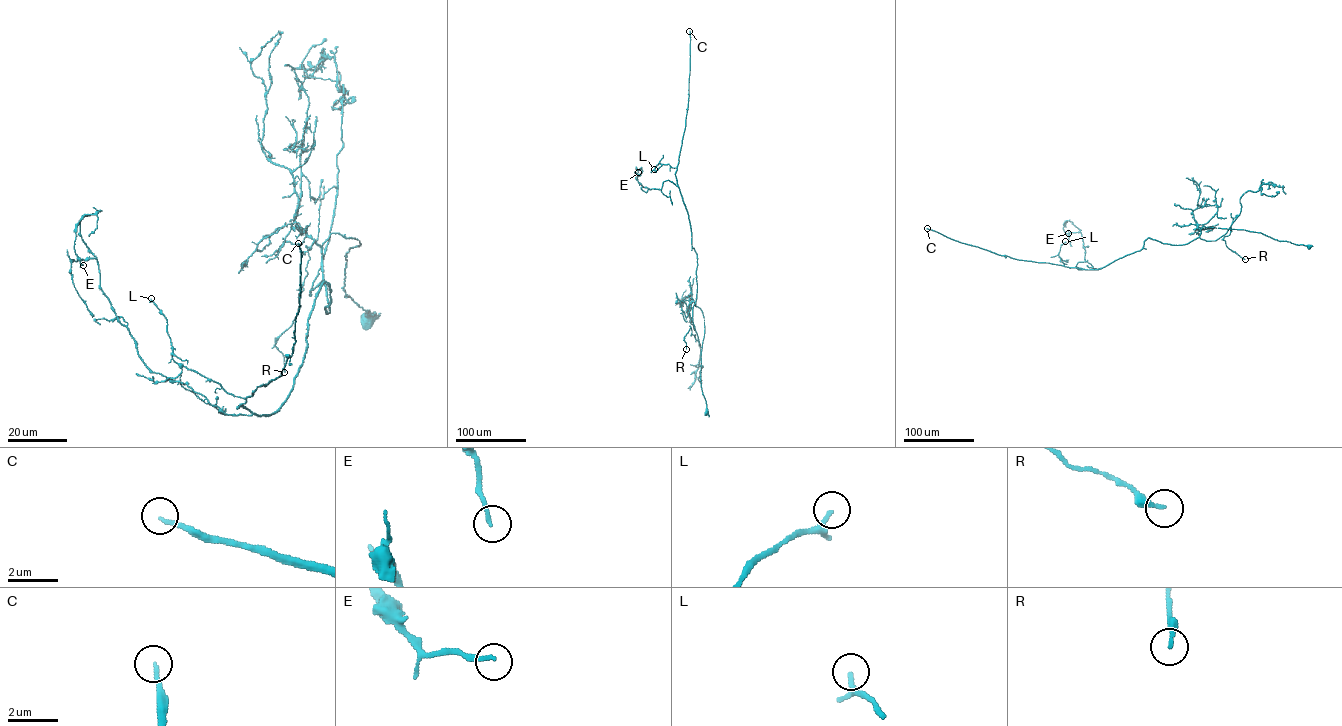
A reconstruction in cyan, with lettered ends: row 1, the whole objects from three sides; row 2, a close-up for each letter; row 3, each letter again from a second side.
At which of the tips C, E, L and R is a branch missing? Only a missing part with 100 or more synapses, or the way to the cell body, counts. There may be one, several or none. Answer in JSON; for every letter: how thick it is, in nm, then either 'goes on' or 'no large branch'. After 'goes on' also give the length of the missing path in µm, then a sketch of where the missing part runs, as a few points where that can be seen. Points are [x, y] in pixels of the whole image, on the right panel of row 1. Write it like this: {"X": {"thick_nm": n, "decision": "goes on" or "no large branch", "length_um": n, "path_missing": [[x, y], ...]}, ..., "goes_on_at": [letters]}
{"C": {"thick_nm": 170, "decision": "goes on", "length_um": 400}, "E": {"thick_nm": 160, "decision": "no large branch"}, "L": {"thick_nm": 150, "decision": "no large branch"}, "R": {"thick_nm": 240, "decision": "no large branch"}, "goes_on_at": ["C"]}

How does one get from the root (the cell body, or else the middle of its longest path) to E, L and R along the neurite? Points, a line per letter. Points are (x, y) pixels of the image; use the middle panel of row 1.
E: (706, 413), (688, 214), (678, 187), (643, 187), (638, 172)
L: (706, 413), (700, 378), (704, 317), (695, 304), (697, 254), (675, 175), (677, 168), (659, 162), (654, 169)
R: (706, 413), (700, 378), (704, 317), (695, 303), (692, 319), (699, 342), (690, 327), (684, 337), (686, 349)

